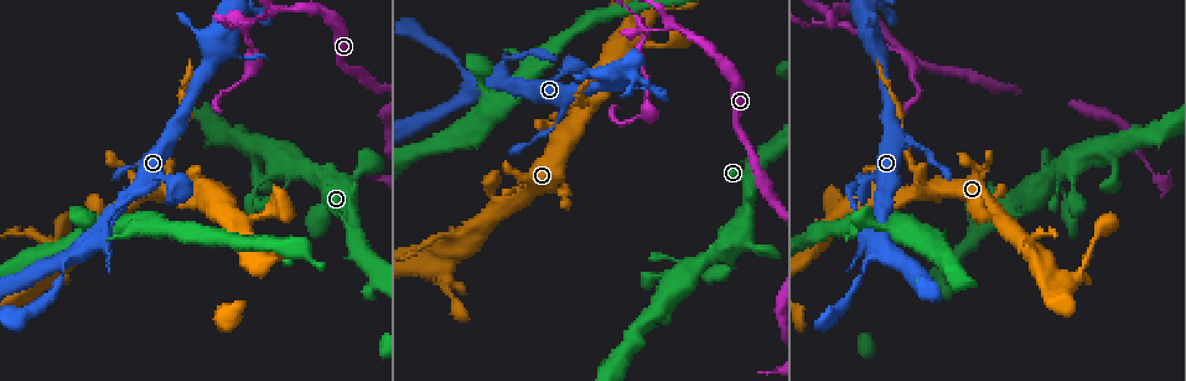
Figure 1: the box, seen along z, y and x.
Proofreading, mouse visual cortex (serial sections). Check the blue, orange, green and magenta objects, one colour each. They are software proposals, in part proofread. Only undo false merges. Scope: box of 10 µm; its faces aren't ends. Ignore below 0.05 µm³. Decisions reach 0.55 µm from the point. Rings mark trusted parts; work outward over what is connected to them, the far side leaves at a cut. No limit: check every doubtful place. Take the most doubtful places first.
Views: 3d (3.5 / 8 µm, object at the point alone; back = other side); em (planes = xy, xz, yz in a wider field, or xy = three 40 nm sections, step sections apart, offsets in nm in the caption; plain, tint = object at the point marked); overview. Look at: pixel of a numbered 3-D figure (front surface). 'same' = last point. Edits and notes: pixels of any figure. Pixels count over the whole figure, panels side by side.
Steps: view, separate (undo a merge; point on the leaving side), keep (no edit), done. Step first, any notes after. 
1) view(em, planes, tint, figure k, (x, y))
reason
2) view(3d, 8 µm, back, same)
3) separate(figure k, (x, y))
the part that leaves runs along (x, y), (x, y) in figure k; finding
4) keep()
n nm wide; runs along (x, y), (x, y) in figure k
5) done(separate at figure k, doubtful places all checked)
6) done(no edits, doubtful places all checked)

view(3d, 8 µm, figure 1, (251, 22))
arms part here

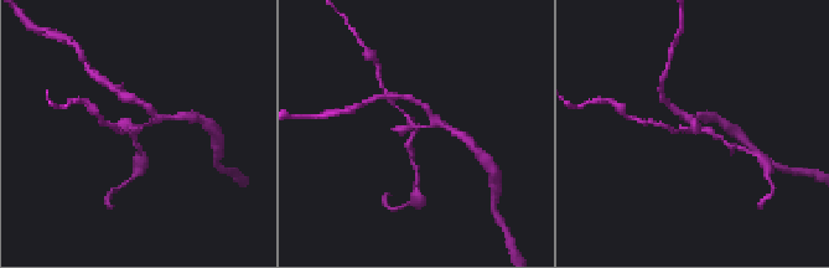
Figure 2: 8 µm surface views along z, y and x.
view(3d, 3.5 µm, same)
closer look

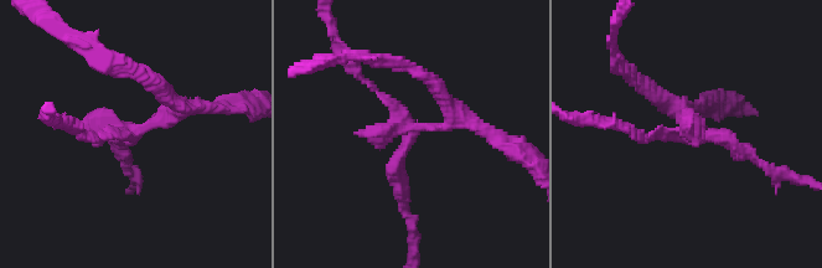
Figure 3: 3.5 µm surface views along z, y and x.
view(em, xy, step 3, tint, figure 3, (685, 130))
now the EM

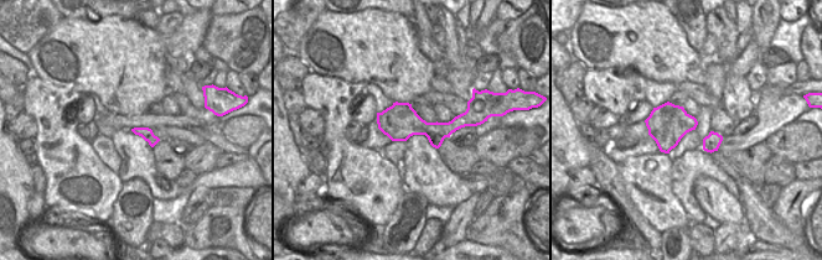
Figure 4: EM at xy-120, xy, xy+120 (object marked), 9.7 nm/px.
separate(figure 3, (727, 139))
the part that leaves runs along (410, 134), (394, 165), (410, 232) in figure 3; two cells meet here

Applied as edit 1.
view(3d, 3.5 µm, figure 1, (932, 187))

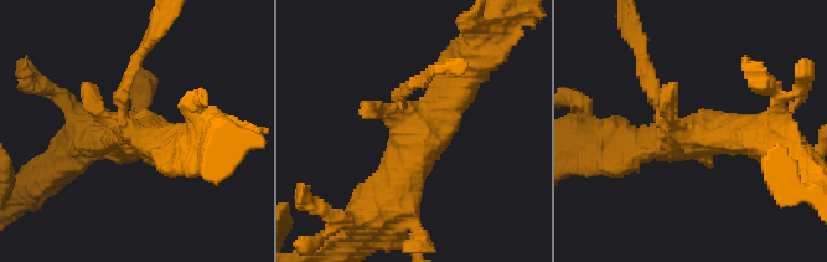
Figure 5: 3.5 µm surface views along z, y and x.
view(em, xy, step 3, tint, figure 5, (148, 136))

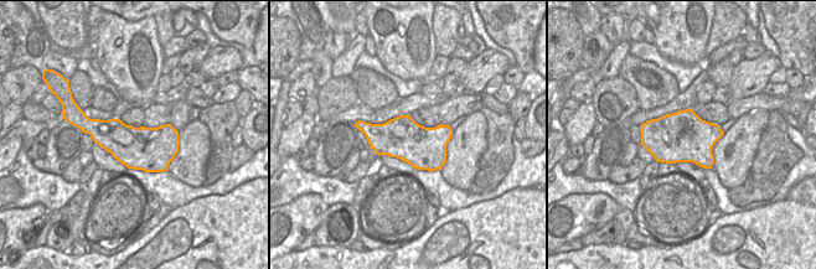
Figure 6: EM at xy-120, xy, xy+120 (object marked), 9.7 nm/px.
keep()
runs along (388, 200), (473, 66) in figure 5; one cell here

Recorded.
view(3d, 3.5 µm, figure 1, (878, 257))
sharp bend

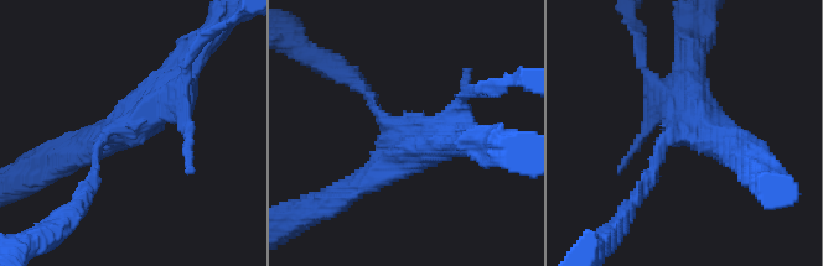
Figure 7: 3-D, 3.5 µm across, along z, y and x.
view(em, xy, step 3, tint, figure 7, (129, 126))
3 arms; arms of 150, 350, 350 nm; shape alone is not enough

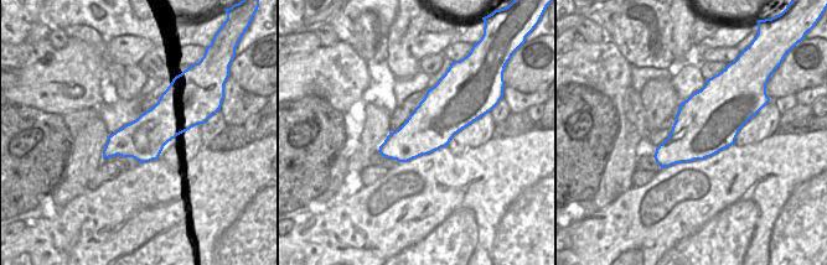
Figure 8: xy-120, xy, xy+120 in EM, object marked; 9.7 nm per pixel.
keep()
runs along (193, 52), (129, 129), (79, 151) in figure 7; continuous, no second cell

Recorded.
done(separate at figure 3, doubtful places all checked)

